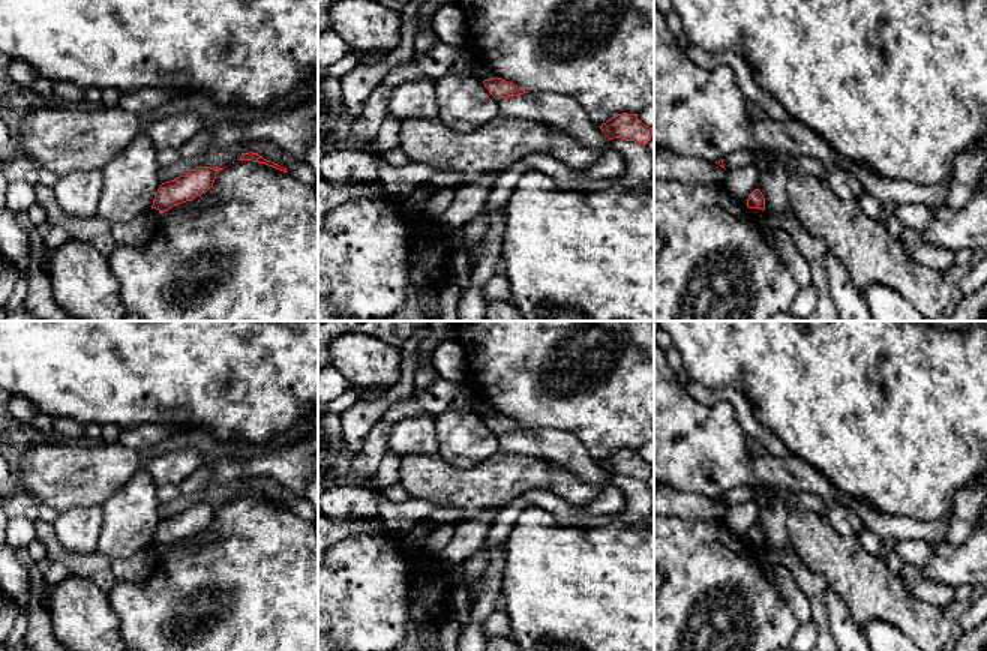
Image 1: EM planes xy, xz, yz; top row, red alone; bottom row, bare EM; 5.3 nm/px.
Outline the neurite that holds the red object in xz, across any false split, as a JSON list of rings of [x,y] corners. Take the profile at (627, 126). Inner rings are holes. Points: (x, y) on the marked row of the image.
[[[618,114],[600,126],[602,132],[609,138],[621,138],[639,144],[648,144],[652,128],[644,124],[638,114]]]

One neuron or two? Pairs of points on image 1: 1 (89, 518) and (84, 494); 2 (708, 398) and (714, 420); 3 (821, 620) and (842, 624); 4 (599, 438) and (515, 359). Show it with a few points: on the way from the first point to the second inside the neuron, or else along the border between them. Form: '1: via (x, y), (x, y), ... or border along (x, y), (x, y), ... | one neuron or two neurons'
1: border along (101, 506), (75, 506), (59, 513) | two neurons
2: border along (684, 389), (705, 405), (728, 402), (740, 425) | two neurons
3: border along (825, 587), (824, 609), (831, 635) | two neurons
4: via (578, 417), (536, 380) | one neuron

